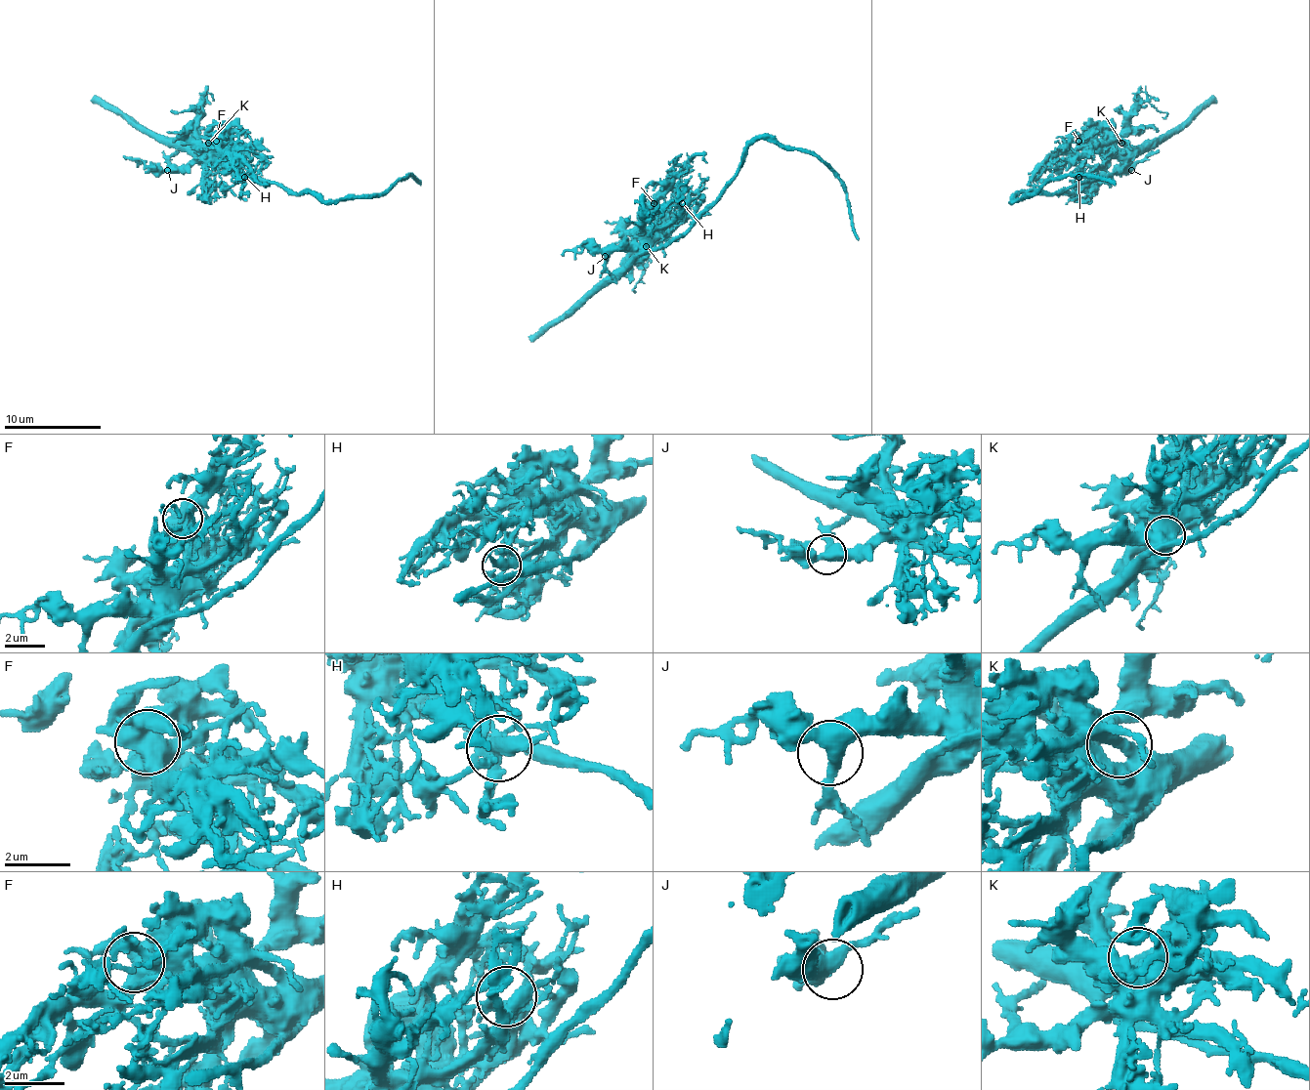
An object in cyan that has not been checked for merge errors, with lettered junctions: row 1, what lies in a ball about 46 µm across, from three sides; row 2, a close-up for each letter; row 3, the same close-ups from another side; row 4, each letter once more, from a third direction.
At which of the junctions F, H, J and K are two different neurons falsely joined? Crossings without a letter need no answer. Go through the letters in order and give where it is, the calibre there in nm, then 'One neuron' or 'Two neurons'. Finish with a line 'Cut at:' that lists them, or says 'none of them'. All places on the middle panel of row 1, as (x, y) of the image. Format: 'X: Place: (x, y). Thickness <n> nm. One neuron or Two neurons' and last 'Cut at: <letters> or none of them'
F: Place: (654, 203). Thickness 650 nm. One neuron
H: Place: (682, 203). Thickness 320 nm. One neuron
J: Place: (605, 256). Thickness 440 nm. One neuron
K: Place: (646, 246). Thickness 380 nm. One neuron
Cut at: none of them

